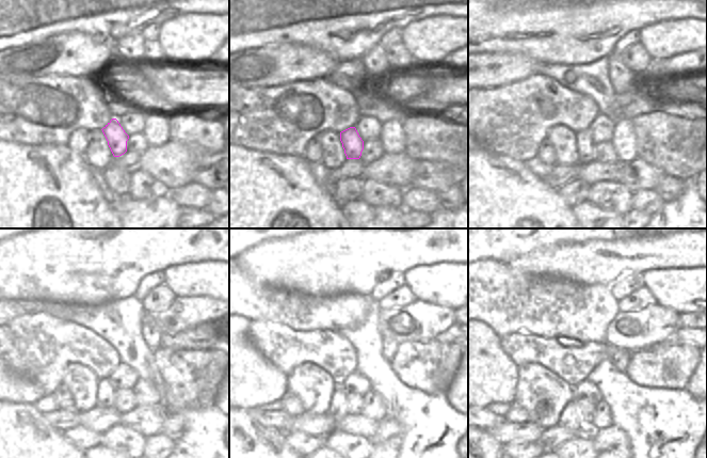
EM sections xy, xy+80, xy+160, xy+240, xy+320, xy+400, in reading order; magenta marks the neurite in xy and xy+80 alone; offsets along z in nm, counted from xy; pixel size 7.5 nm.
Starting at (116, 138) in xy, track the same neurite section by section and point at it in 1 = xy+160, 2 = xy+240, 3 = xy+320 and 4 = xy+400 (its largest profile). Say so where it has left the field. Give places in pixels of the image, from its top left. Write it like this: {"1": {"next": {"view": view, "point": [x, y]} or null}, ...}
{"1": {"next": {"view": "xy+160", "point": [585, 145]}}, "2": {"next": {"view": "xy+240", "point": [106, 392]}}, "3": {"next": {"view": "xy+320", "point": [338, 409]}}, "4": {"next": {"view": "xy+400", "point": [569, 419]}}}

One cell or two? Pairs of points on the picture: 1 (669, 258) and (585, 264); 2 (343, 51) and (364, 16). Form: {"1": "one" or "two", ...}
{"1": "one", "2": "one"}

